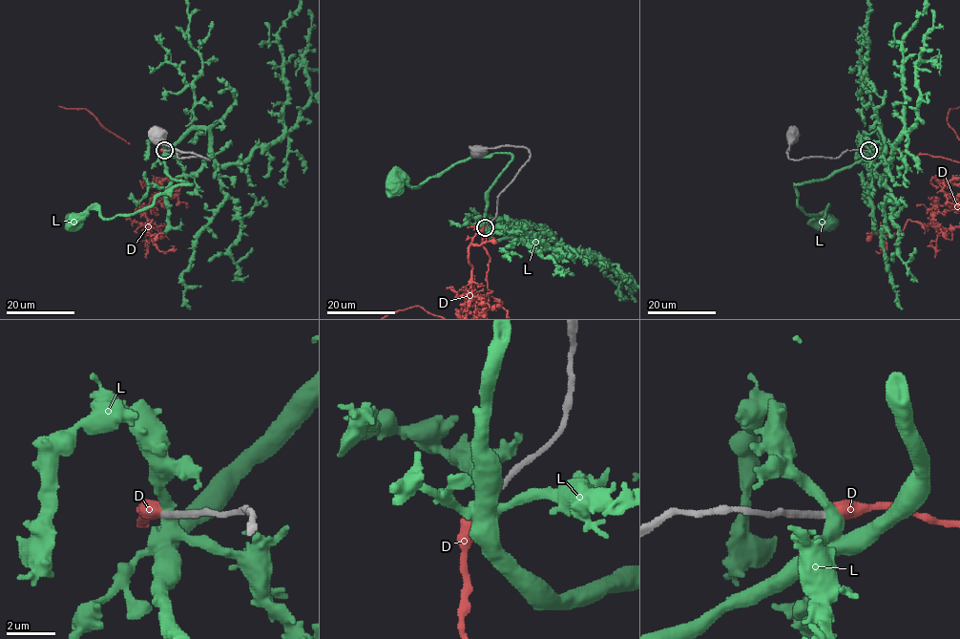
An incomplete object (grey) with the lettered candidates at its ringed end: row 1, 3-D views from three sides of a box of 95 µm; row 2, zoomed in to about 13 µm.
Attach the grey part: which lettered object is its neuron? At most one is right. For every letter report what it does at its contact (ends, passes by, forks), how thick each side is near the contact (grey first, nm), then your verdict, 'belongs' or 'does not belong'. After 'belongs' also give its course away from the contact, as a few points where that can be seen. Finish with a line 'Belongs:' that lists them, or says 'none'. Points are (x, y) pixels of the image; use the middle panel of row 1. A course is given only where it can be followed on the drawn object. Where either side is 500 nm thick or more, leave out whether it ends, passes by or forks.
D: calibres 280 and 500 nm; belongs
L: it forks; calibres 280 and 440 nm; does not belong
Belongs: D

